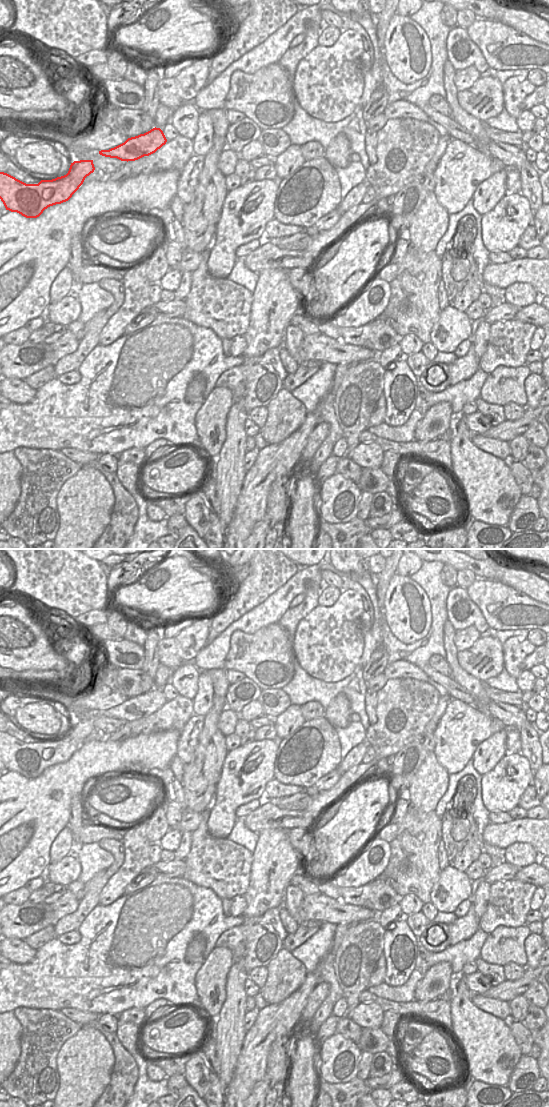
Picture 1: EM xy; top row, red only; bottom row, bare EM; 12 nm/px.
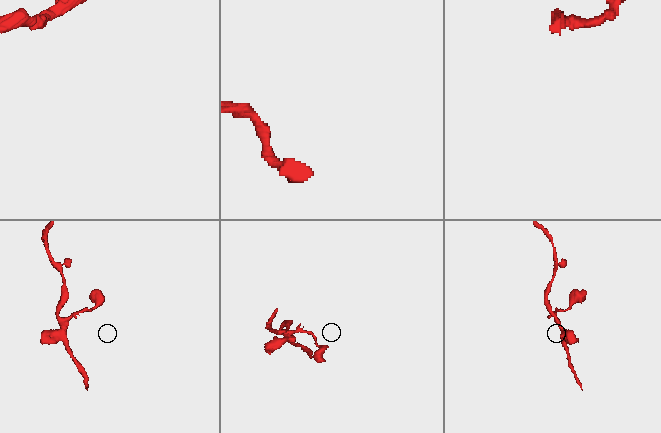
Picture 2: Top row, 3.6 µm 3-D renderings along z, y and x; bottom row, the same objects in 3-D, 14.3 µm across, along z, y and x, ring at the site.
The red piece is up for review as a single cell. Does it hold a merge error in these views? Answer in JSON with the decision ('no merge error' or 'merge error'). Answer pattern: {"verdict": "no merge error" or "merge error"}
{"verdict": "no merge error"}

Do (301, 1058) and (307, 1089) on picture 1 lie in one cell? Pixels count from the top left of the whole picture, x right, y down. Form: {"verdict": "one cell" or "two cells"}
{"verdict": "one cell"}

